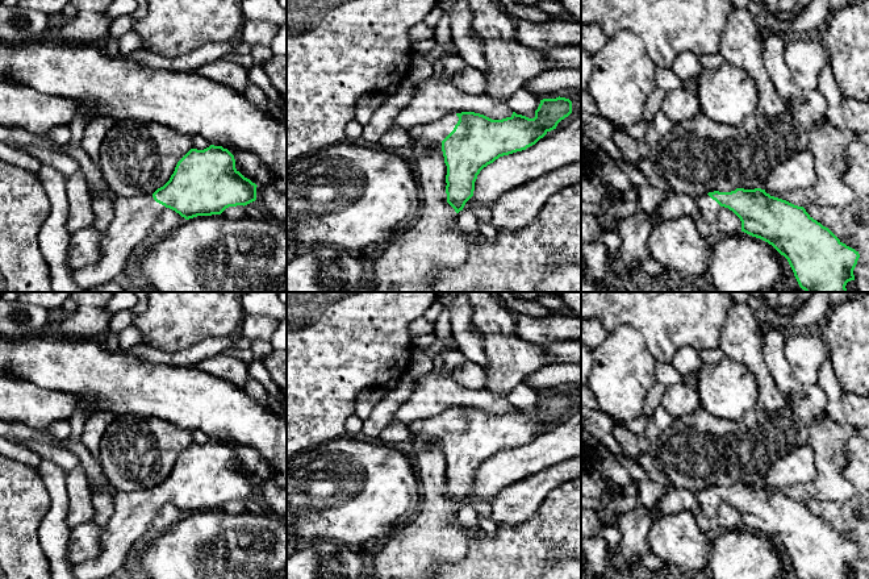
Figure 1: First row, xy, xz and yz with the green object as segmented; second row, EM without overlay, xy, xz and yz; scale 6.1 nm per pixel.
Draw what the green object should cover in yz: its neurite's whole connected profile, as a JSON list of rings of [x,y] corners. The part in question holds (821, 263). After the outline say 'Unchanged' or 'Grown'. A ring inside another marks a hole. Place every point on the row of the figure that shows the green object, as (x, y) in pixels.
[[[761,188],[714,191],[695,200],[709,224],[716,221],[722,207],[732,211],[741,221],[741,232],[768,242],[787,259],[799,287],[806,292],[848,292],[847,283],[855,280],[853,270],[860,258],[858,251],[843,243],[803,207],[770,196]]]. Grown

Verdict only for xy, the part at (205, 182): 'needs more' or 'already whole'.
needs more

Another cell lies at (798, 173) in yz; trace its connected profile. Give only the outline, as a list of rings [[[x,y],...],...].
[[[806,149],[772,168],[765,189],[782,193],[794,189],[811,189],[816,184],[815,161]]]

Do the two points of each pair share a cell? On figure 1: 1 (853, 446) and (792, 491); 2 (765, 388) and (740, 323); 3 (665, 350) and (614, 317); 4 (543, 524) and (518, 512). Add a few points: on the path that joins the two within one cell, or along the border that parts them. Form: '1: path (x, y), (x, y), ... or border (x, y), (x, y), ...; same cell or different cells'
1: border (855, 434), (845, 444), (843, 475), (849, 482); different cells
2: path (761, 373), (742, 344), (742, 338); same cell
3: path (656, 337), (636, 317), (627, 317); same cell
4: border (550, 492), (529, 519), (518, 524), (501, 525); different cells

